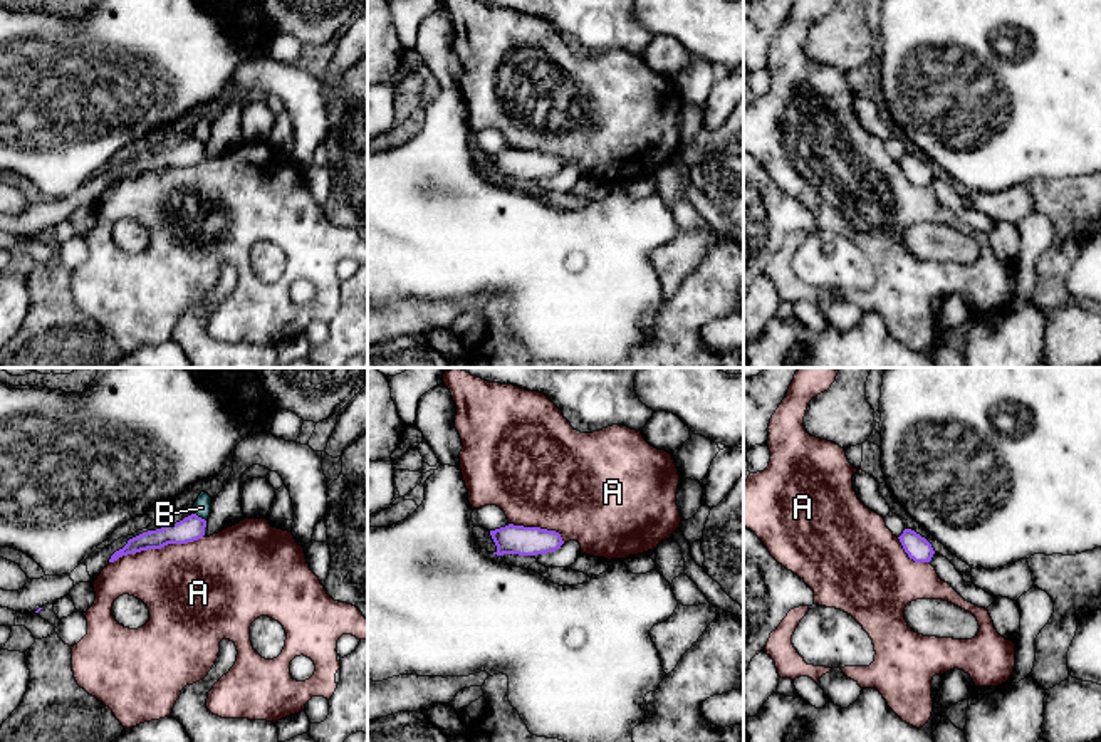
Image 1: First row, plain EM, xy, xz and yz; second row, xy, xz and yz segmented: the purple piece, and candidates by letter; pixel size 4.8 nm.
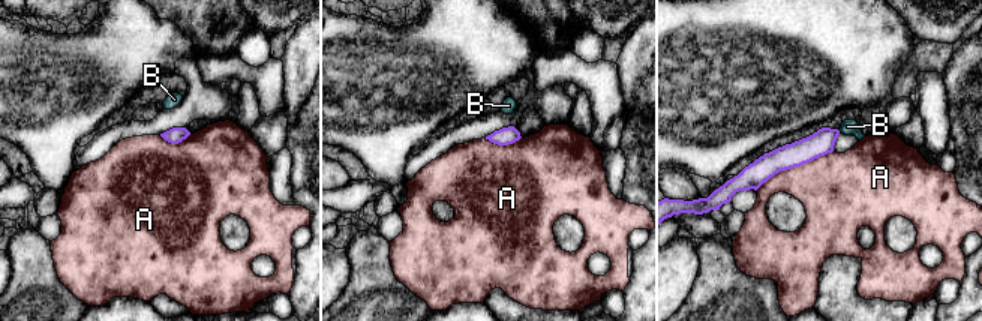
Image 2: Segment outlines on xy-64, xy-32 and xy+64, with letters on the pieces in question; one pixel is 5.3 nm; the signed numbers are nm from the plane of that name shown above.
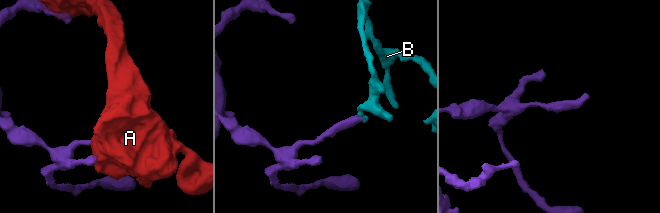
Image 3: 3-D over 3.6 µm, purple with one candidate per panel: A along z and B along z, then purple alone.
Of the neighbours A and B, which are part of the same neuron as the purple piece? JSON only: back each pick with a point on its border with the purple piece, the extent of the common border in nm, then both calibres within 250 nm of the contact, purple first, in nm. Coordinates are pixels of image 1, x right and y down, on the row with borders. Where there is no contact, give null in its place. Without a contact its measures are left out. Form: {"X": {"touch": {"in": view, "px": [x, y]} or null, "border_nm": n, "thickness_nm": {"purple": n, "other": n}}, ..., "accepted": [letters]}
{"accepted": []}

